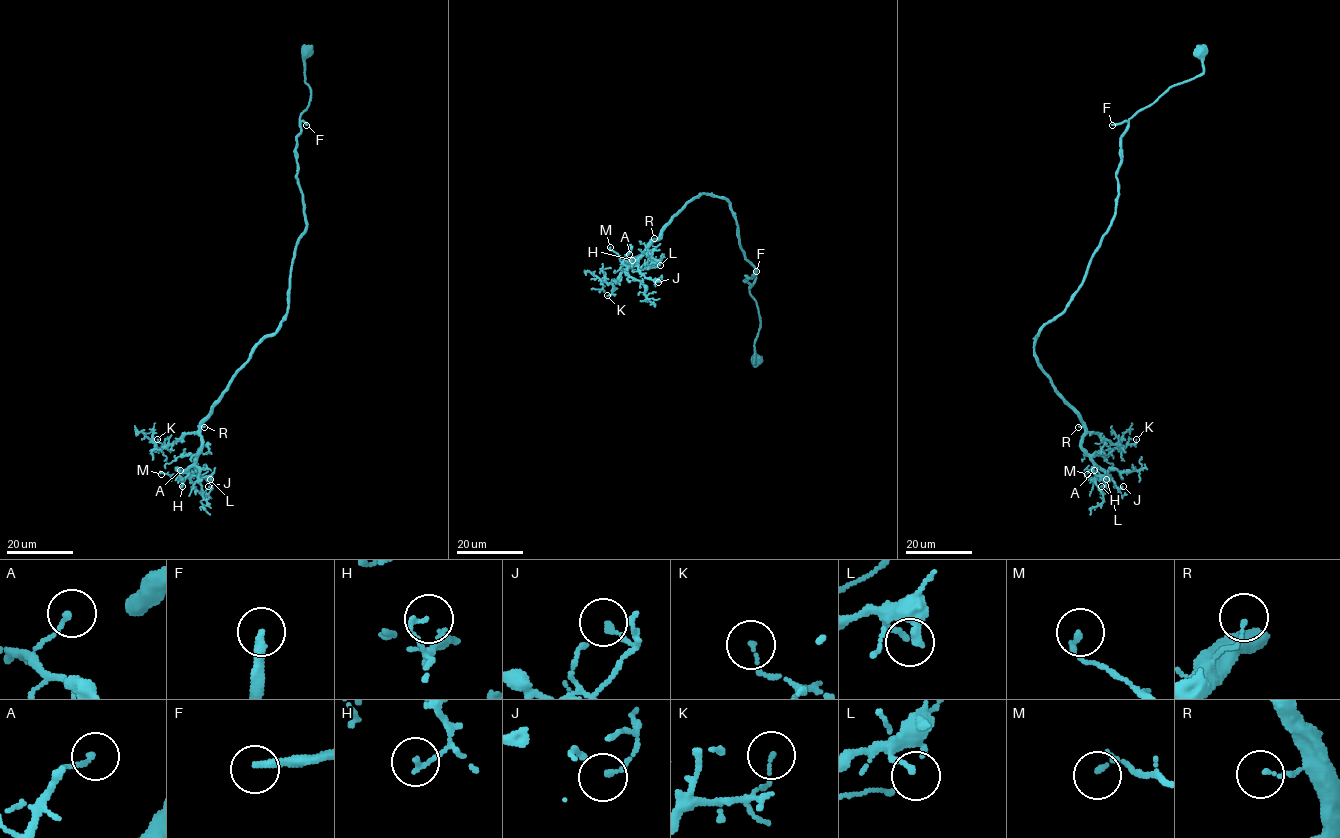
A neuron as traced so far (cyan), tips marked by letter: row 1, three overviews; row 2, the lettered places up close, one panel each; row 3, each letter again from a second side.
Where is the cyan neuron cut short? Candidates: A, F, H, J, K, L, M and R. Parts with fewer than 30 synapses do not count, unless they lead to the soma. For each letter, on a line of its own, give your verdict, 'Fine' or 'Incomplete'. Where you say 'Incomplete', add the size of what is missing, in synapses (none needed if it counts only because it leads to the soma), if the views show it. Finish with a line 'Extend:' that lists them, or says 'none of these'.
A: Fine
F: Incomplete. Roughly 200 synapses
H: Fine
J: Fine
K: Fine
L: Fine
M: Fine
R: Fine
Extend: F

